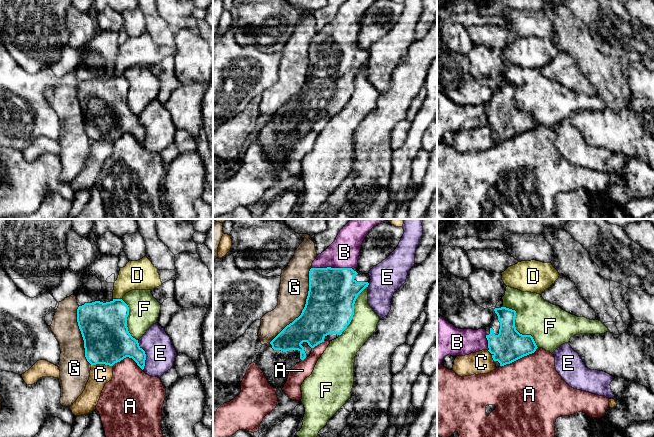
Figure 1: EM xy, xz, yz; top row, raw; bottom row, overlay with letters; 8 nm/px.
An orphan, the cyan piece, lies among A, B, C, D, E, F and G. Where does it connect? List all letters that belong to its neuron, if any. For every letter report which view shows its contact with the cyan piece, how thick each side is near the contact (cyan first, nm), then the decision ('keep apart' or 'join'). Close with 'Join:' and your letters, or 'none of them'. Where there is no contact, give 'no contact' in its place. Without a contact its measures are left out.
A: yz | 260/500 nm | keep apart
B: xz | 380/240 nm | join
C: xy | 380/170 nm | keep apart
D: xy | 380/240 nm | keep apart
E: xy | 260/240 nm | keep apart
F: yz | 260/320 nm | keep apart
G: xz | 400/240 nm | keep apart
Join: B

